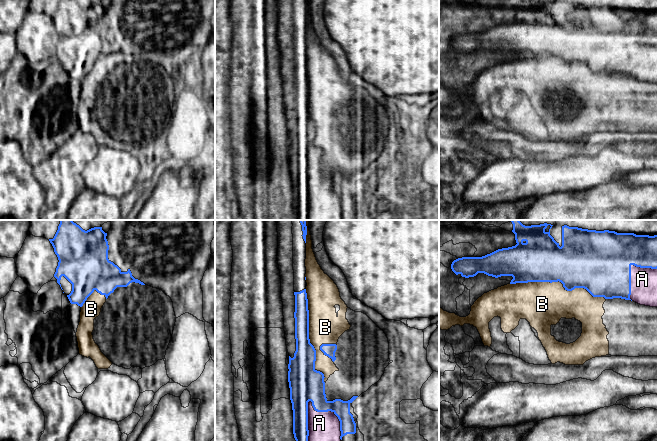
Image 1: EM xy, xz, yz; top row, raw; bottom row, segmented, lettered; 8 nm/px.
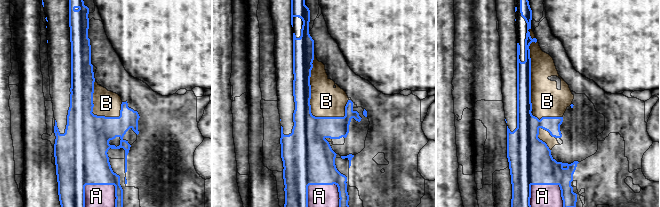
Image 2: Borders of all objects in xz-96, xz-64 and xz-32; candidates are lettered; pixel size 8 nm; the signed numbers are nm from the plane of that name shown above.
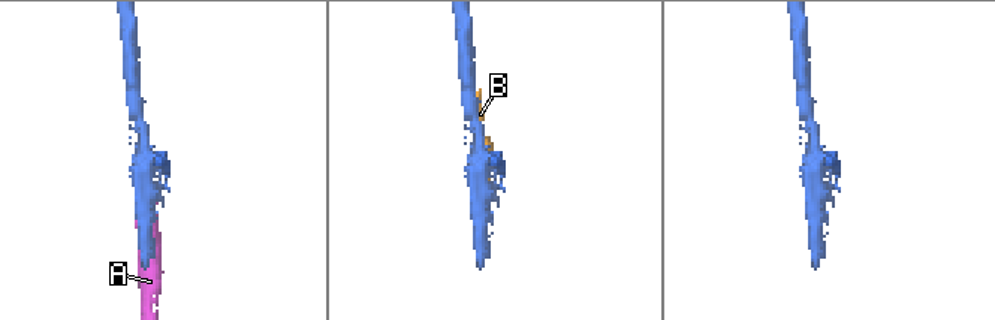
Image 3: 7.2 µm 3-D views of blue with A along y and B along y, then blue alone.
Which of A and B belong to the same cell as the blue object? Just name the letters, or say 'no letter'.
A

